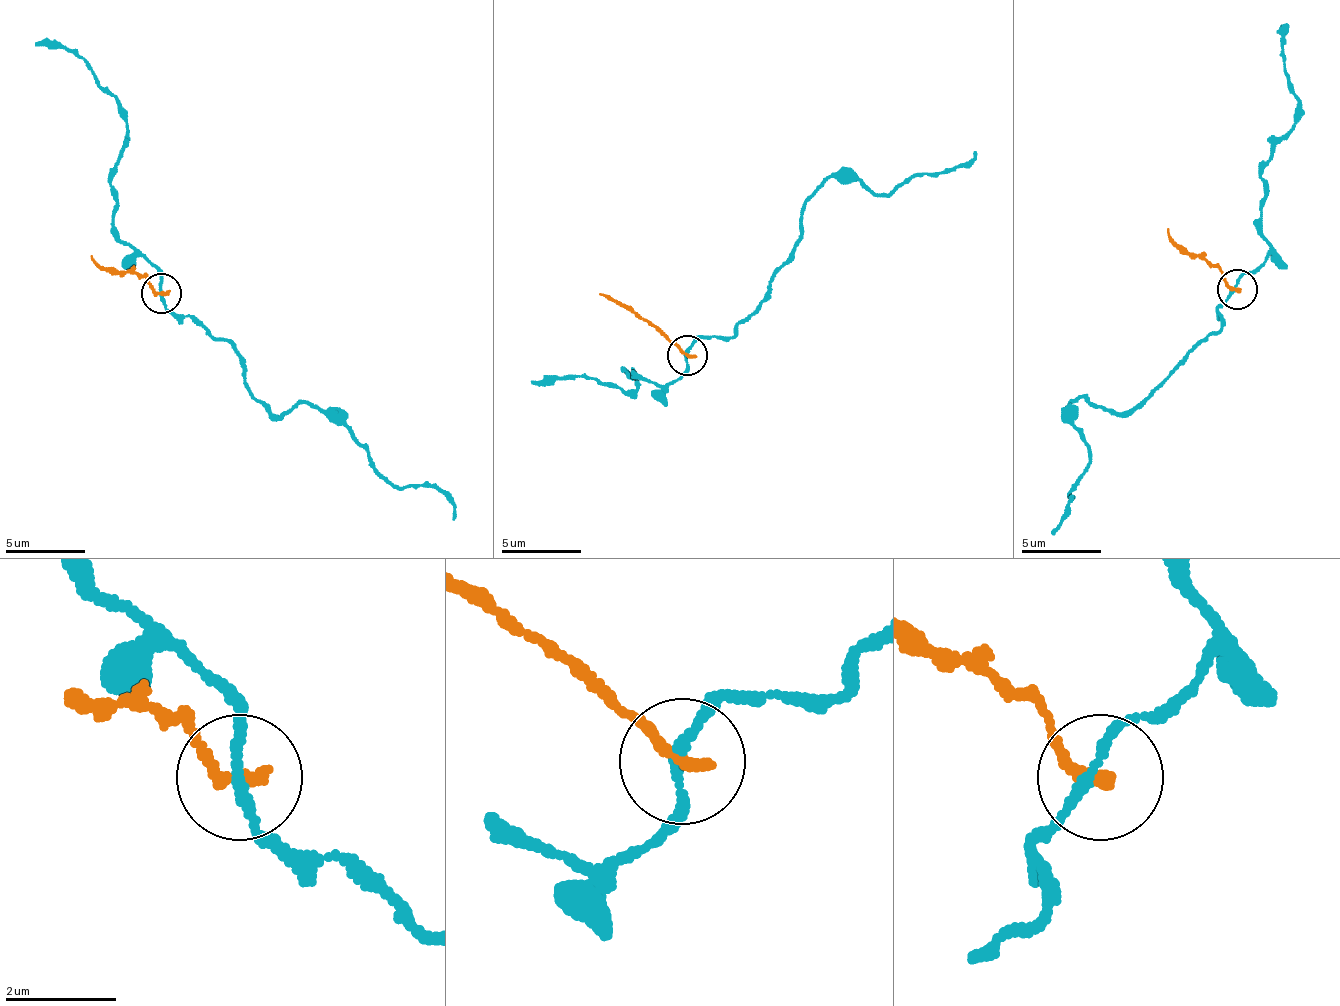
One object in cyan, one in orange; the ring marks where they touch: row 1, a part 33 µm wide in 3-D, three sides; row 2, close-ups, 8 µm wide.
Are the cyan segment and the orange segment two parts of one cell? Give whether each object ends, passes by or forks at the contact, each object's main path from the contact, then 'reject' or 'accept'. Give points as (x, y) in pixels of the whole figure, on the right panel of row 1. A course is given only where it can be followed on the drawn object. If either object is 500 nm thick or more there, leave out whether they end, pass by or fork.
cyan passes by; orange ends; course cyan (1236, 290), (1218, 308), (1222, 324), (1129, 412), (1075, 399), (1071, 424), (1088, 468), (1050, 533); course orange (1236, 290), (1206, 258), (1182, 250), (1167, 227); reject

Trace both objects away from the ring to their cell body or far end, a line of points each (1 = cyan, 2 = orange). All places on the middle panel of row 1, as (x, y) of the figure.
1: (687, 354), (758, 309), (823, 183), (855, 177), (889, 195), (973, 150)
2: (687, 354), (599, 292)

